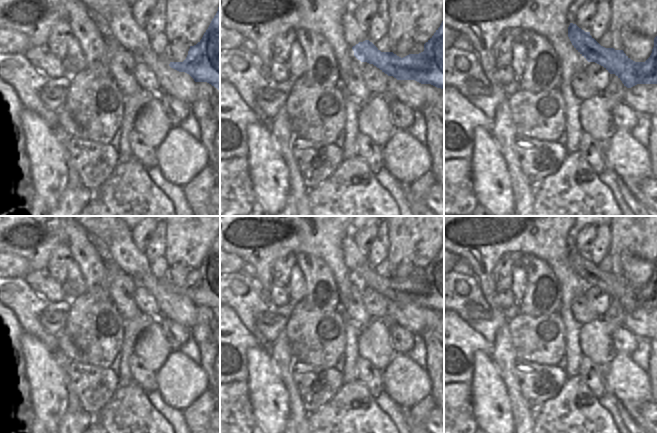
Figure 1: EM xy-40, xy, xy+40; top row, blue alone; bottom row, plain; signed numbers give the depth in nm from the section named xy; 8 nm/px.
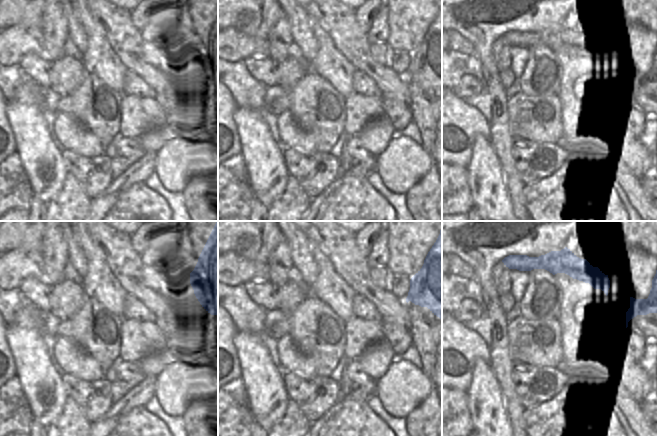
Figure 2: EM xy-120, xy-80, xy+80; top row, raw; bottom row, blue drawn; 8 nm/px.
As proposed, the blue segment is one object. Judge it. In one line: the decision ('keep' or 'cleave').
keep

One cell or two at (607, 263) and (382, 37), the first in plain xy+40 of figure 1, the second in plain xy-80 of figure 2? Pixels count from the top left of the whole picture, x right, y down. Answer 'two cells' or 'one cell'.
two cells

